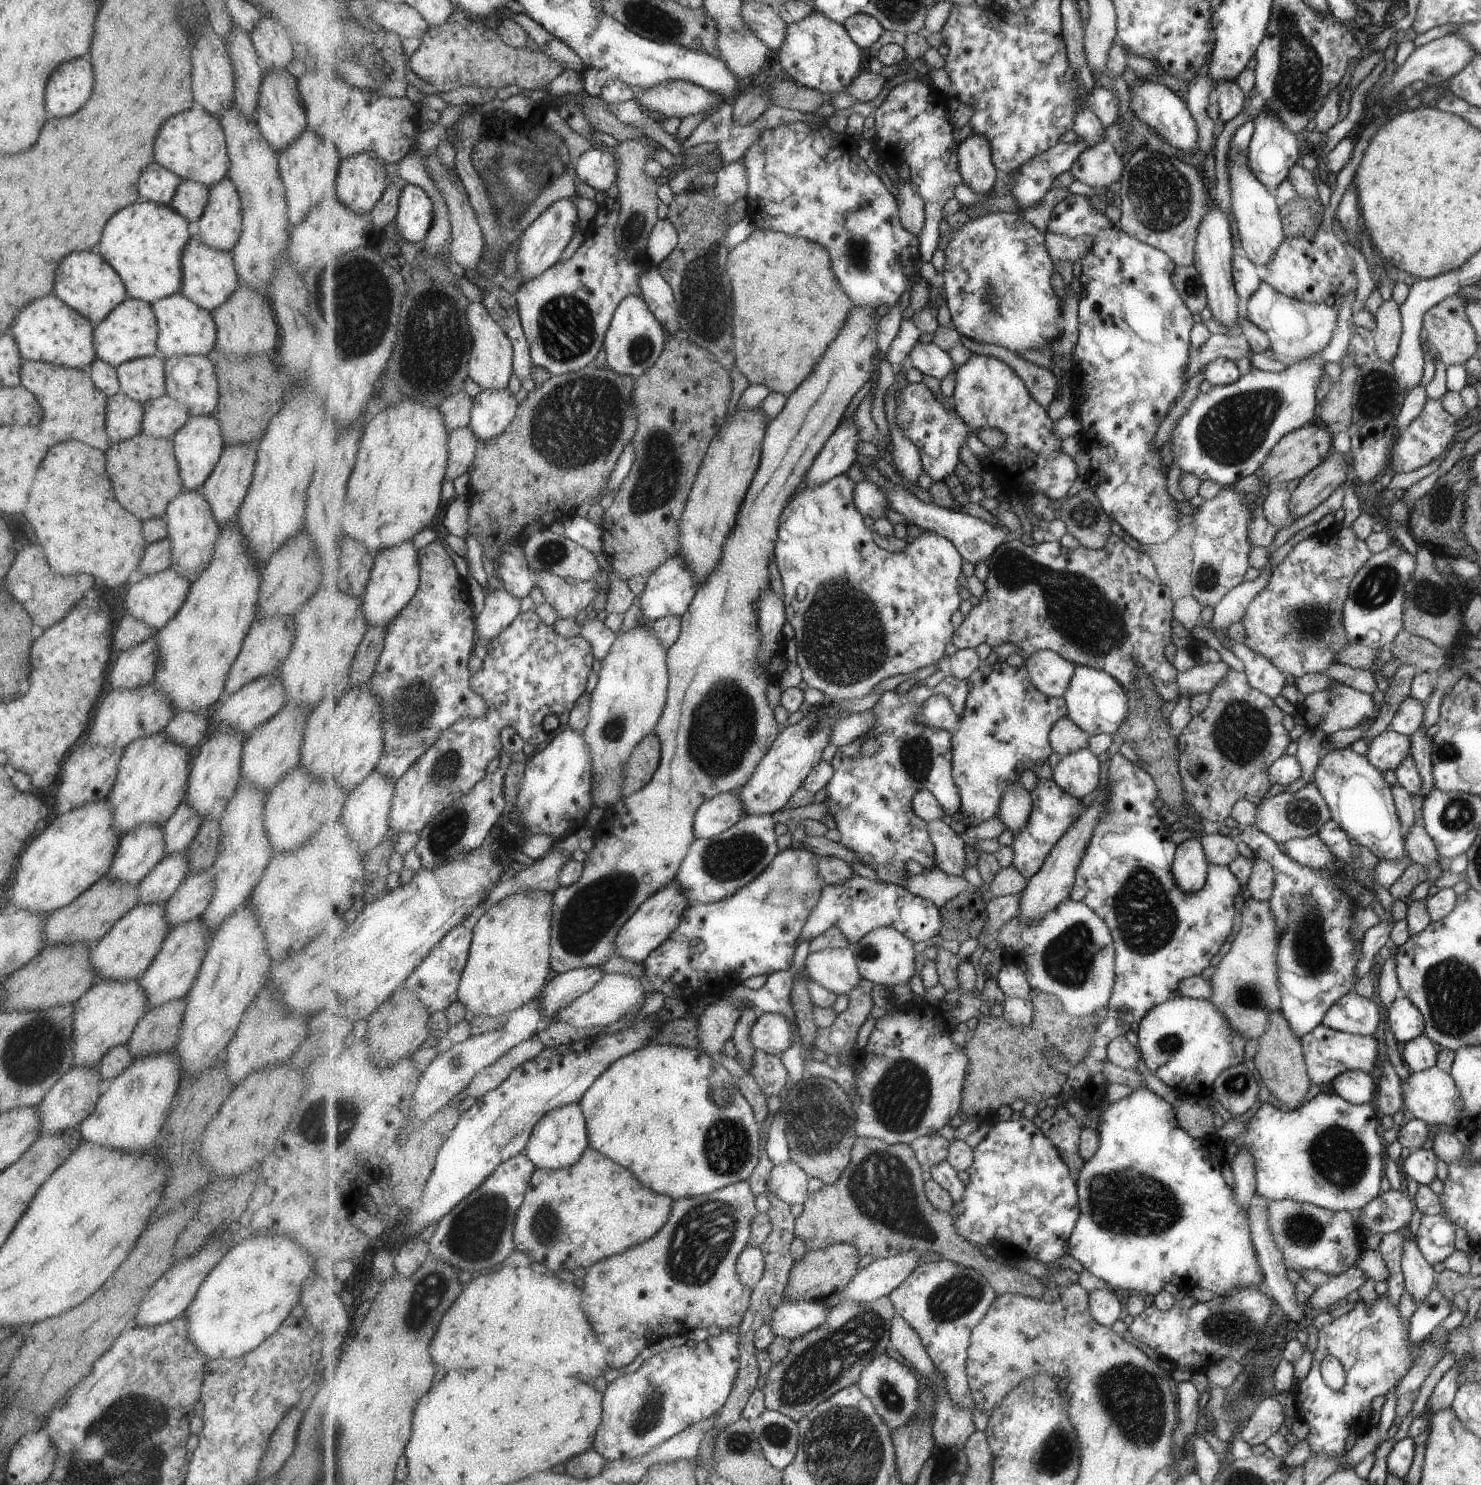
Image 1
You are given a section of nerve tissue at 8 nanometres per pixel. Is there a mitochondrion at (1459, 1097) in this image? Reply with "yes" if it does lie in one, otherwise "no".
no

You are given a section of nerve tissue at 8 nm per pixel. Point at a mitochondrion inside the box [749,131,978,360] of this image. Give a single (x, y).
(857, 254)

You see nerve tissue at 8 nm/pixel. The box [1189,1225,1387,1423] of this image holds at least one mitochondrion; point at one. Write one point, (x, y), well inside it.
(1218, 1324)

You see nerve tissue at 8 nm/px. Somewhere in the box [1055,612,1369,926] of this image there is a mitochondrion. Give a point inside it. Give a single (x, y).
(1241, 732)

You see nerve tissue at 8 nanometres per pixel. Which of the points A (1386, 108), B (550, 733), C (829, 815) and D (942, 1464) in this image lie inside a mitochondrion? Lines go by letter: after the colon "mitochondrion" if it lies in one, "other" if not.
A: other
B: other
C: other
D: other

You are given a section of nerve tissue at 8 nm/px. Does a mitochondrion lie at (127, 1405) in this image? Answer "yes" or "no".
yes

